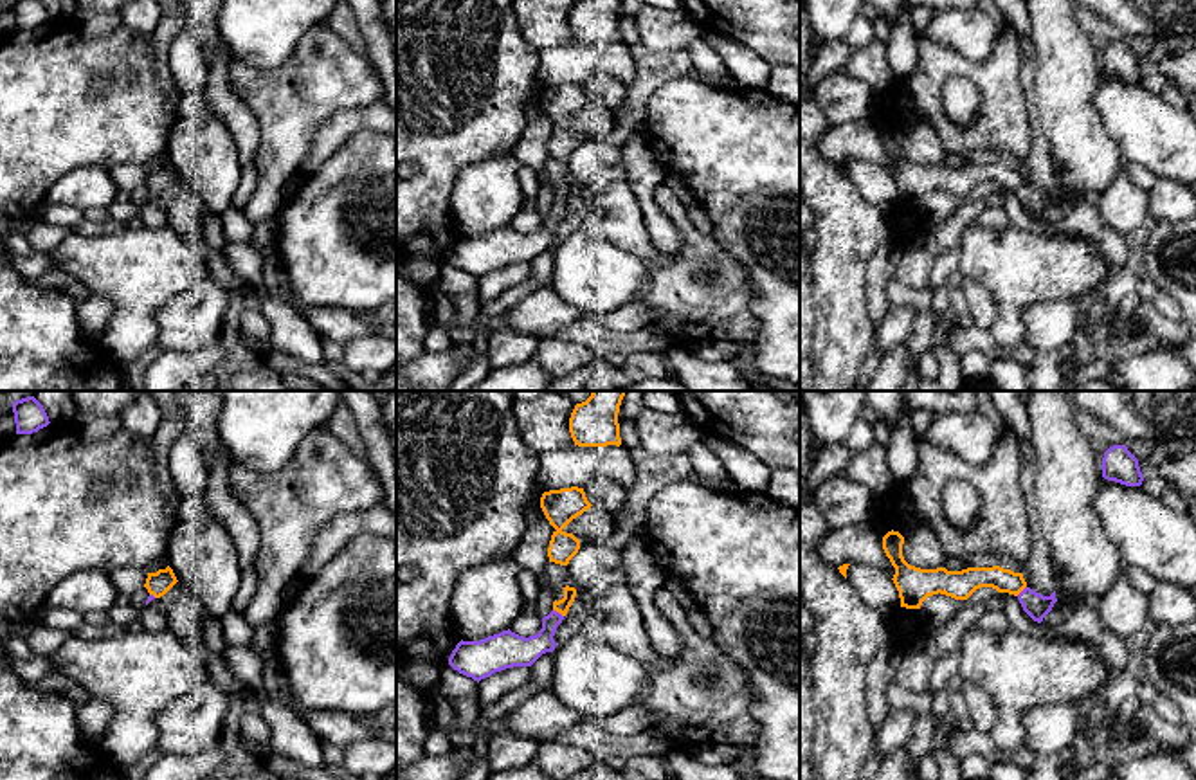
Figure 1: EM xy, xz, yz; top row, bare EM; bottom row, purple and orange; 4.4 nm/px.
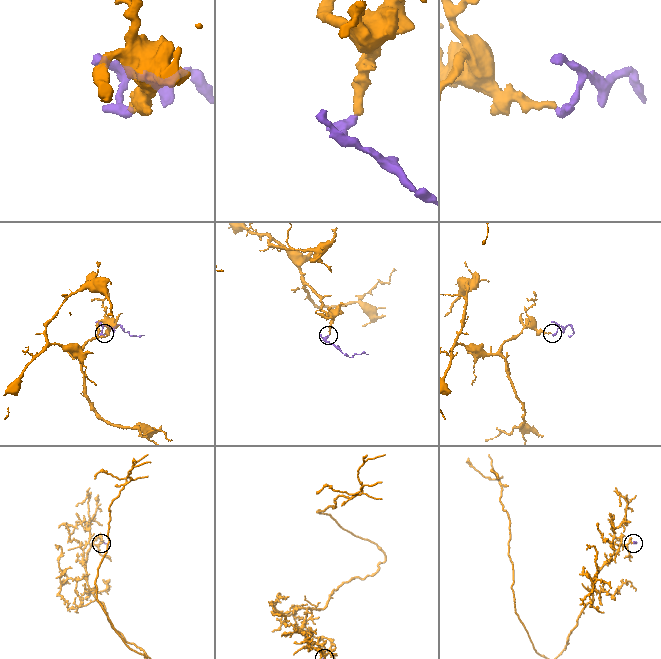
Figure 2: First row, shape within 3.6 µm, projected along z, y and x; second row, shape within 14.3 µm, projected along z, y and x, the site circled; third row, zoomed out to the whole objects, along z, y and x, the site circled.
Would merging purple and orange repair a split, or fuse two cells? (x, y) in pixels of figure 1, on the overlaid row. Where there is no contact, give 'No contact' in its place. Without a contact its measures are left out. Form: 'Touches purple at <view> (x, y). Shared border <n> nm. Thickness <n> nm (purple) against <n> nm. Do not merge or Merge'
Touches purple at xz (559, 613). Shared border 60 nm. Thickness 140 nm (purple) against 70 nm. Merge

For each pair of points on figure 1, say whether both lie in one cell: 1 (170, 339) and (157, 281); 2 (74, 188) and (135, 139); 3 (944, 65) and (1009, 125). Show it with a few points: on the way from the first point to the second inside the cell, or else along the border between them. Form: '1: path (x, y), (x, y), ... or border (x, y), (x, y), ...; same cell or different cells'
1: border (199, 283), (181, 290), (157, 314), (155, 344); different cells
2: border (107, 168), (78, 166), (60, 179); different cells
3: path (964, 69), (973, 71), (1002, 99), (1002, 105); same cell

